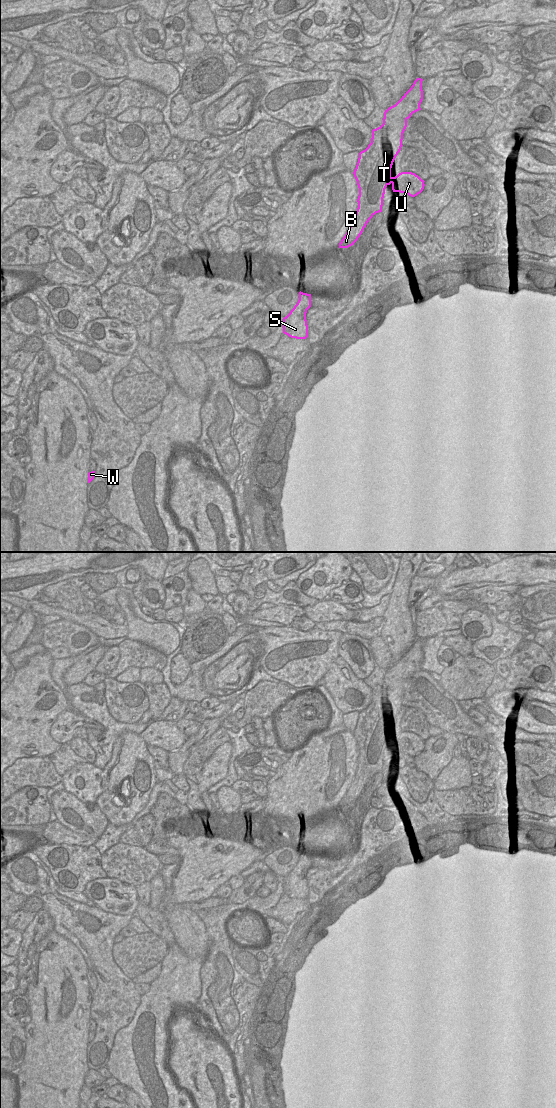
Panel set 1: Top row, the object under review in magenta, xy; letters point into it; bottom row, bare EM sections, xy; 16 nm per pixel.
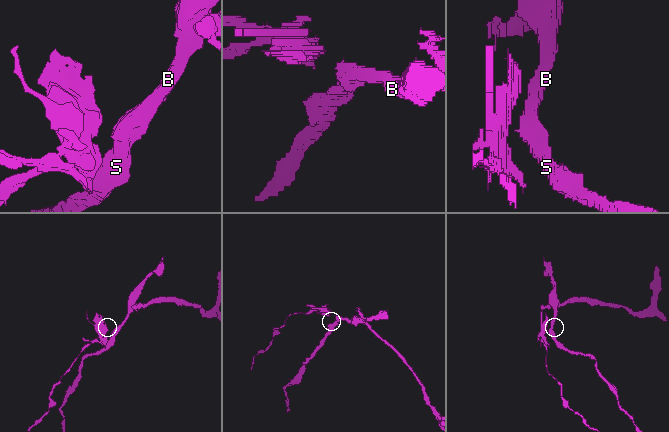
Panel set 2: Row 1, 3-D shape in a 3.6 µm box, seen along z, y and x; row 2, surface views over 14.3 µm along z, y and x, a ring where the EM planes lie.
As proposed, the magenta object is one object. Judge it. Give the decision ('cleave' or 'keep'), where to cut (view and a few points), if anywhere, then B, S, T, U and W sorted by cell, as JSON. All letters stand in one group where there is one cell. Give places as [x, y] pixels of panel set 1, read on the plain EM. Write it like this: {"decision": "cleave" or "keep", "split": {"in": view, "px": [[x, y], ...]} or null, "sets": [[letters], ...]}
{"decision": "cleave", "split": {"in": "xy", "px": [[394, 737], [392, 743]]}, "sets": [["B", "S", "T", "W"], ["U"]]}

